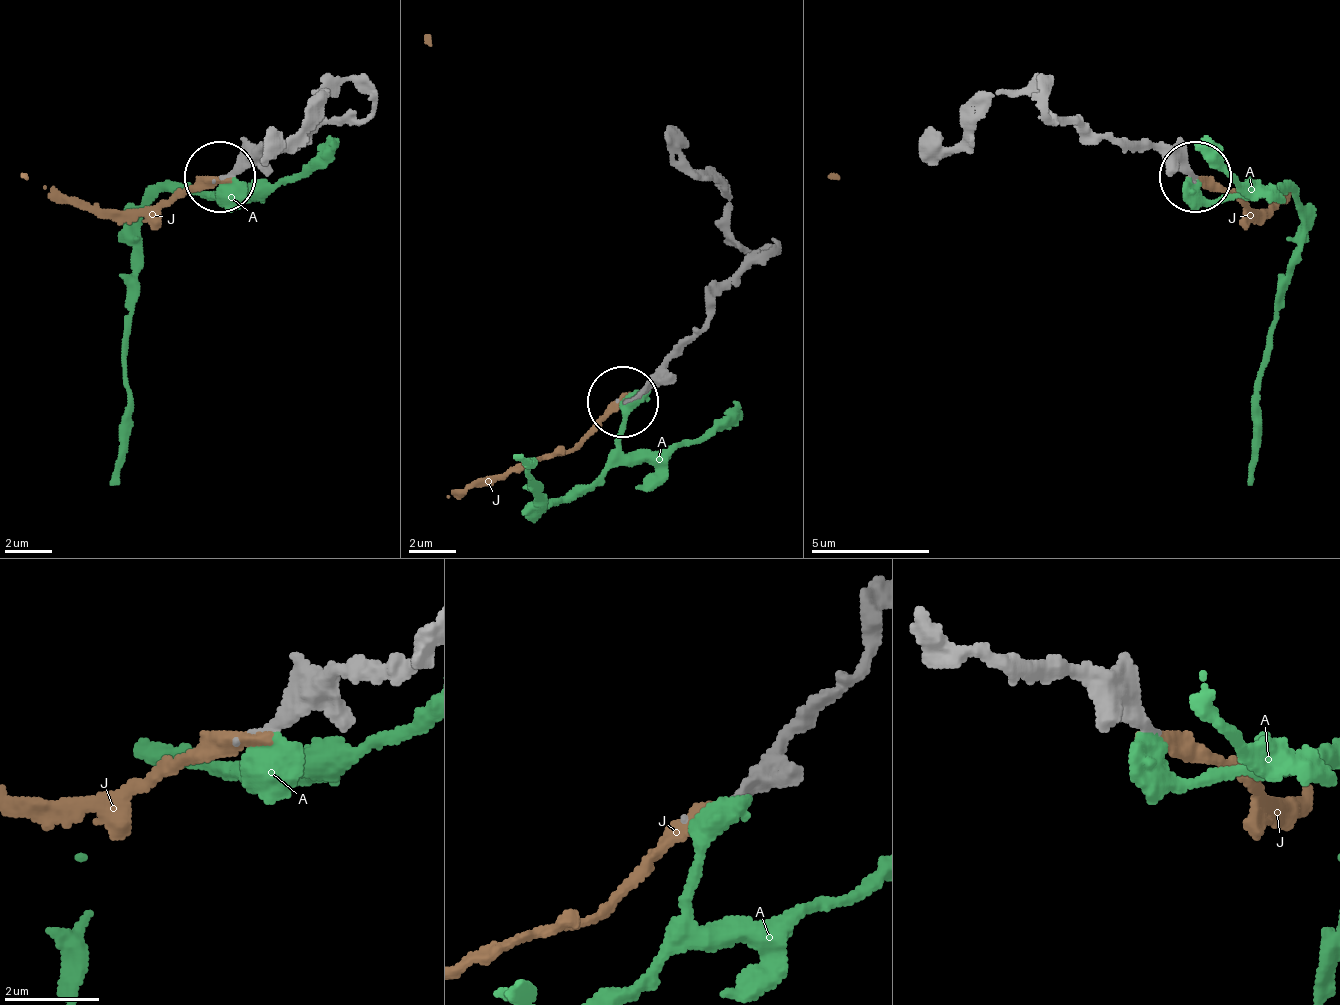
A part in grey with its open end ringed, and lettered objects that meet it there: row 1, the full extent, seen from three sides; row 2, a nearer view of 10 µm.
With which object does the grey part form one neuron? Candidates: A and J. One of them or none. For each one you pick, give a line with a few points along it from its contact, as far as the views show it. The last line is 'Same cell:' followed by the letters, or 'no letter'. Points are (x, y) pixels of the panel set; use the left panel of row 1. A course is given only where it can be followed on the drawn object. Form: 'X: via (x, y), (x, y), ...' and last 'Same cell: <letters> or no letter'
J: via (224, 175), (206, 181), (22, 175)
Same cell: J

